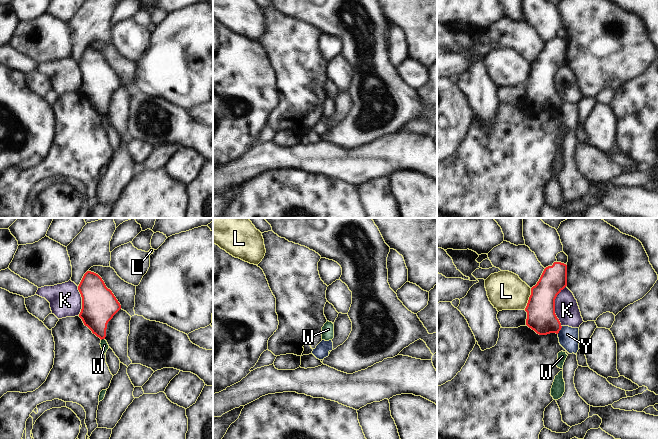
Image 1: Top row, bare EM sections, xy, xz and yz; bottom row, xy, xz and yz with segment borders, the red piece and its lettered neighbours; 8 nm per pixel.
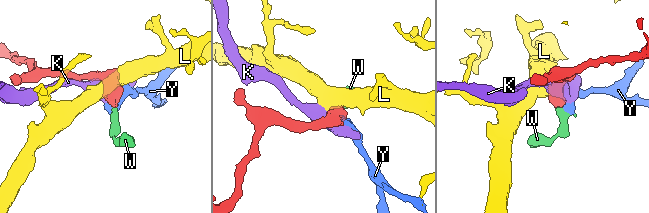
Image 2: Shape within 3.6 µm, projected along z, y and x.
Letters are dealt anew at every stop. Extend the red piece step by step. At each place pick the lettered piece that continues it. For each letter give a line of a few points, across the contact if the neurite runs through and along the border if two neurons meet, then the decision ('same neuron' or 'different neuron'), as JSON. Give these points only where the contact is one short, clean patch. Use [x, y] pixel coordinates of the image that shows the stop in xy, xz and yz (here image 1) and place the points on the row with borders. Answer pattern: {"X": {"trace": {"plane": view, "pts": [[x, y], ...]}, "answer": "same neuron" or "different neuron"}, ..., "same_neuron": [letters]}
{"K": {"answer": "different neuron"}, "L": {"trace": {"plane": "yz", "pts": [[531, 288], [531, 294], [524, 309]]}, "answer": "different neuron"}, "W": {"answer": "different neuron"}, "Y": {"answer": "different neuron"}, "same_neuron": []}

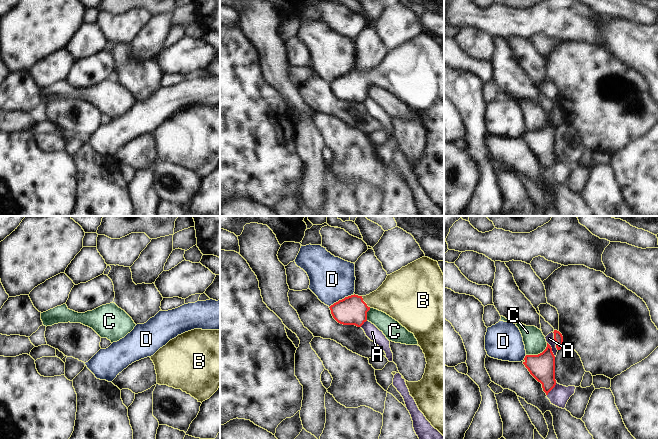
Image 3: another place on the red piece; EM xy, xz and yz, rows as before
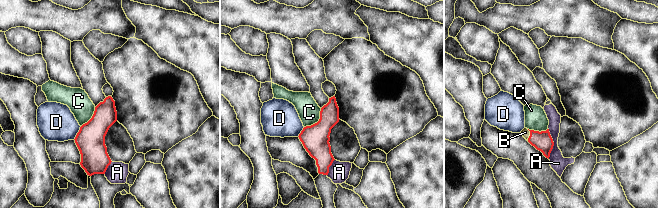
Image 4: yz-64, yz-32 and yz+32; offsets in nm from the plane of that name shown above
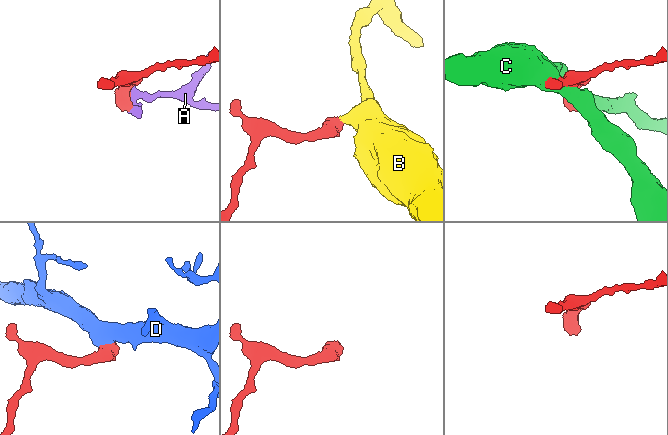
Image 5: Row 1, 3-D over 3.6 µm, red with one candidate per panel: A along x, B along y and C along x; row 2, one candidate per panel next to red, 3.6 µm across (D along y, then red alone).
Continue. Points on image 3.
{"A": {"answer": "different neuron"}, "B": {"trace": {"plane": "xz", "pts": [[352, 310], [364, 302], [394, 297]]}, "answer": "same neuron"}, "C": {"answer": "different neuron"}, "D": {"trace": {"plane": "xz", "pts": [[354, 294], [339, 299], [329, 307]]}, "answer": "different neuron"}, "same_neuron": ["B"]}

